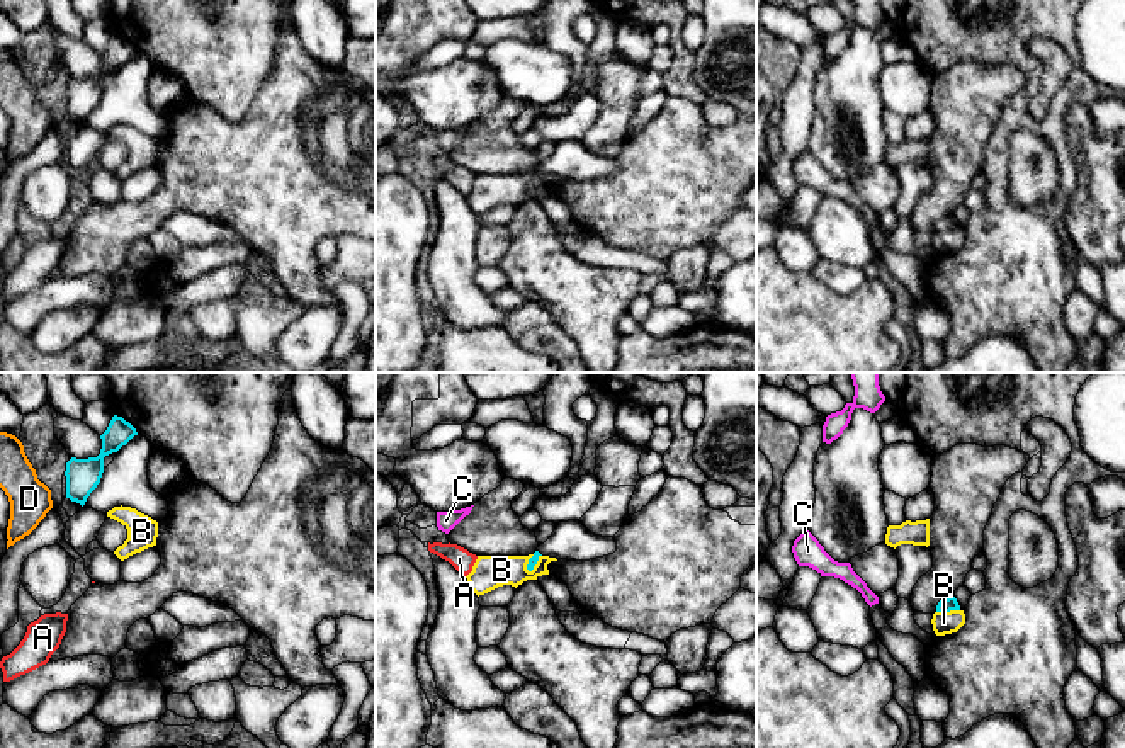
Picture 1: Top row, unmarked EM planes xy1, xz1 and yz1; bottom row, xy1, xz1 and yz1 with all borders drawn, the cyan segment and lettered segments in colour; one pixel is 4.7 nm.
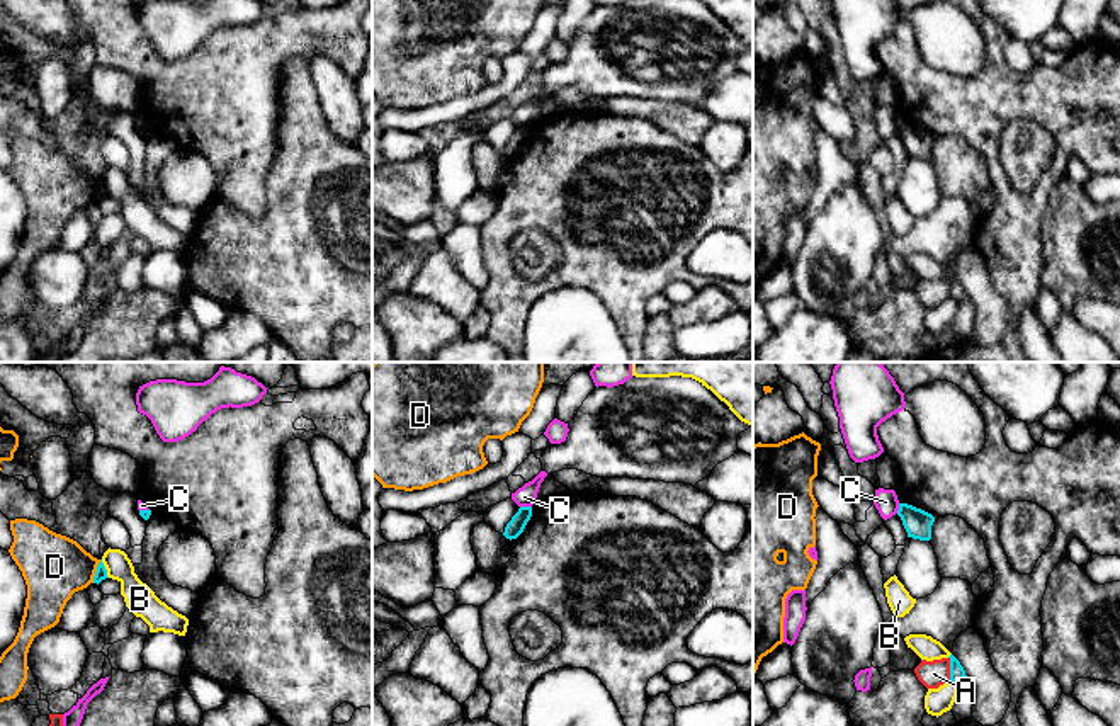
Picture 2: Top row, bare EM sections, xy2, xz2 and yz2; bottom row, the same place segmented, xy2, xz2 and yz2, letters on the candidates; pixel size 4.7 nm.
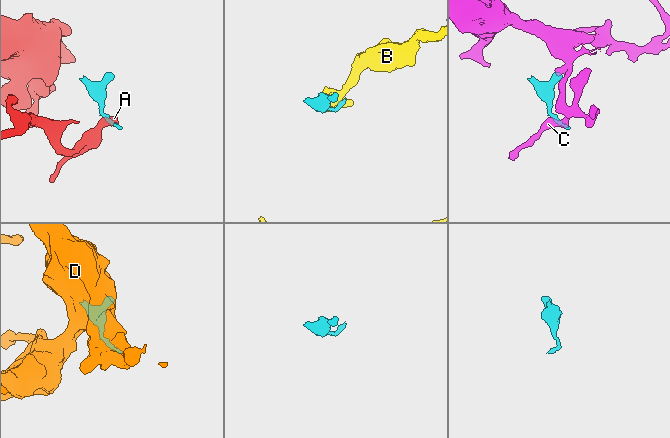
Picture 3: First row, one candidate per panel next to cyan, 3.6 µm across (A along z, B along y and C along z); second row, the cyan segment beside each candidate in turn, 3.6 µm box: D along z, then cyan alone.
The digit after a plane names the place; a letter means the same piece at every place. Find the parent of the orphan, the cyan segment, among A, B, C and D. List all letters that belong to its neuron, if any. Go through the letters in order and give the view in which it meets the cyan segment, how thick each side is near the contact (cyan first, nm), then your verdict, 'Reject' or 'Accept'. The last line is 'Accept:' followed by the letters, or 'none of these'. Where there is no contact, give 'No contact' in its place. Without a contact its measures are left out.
A: Touches cyan in yz2. Thickness 80 nm (cyan) against 130 nm. Reject
B: Touches cyan in yz1. Thickness 70 nm (cyan) against 110 nm. Reject
C: Touches cyan in xz2. Thickness 80 nm (cyan) against 100 nm. Reject
D: Touches cyan in xy2. Thickness 60 nm (cyan) against 300 nm. Reject
Accept: none of these

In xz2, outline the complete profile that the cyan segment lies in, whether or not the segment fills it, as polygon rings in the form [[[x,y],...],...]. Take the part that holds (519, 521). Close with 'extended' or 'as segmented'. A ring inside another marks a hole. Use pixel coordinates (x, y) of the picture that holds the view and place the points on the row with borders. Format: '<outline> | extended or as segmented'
[[[520,507],[518,512],[512,517],[512,520],[506,524],[503,536],[510,541],[517,539],[523,532],[530,517],[532,507]]] | as segmented

